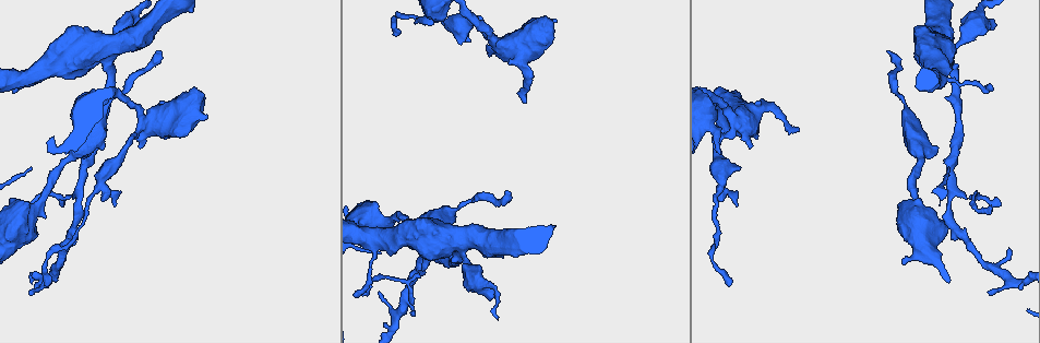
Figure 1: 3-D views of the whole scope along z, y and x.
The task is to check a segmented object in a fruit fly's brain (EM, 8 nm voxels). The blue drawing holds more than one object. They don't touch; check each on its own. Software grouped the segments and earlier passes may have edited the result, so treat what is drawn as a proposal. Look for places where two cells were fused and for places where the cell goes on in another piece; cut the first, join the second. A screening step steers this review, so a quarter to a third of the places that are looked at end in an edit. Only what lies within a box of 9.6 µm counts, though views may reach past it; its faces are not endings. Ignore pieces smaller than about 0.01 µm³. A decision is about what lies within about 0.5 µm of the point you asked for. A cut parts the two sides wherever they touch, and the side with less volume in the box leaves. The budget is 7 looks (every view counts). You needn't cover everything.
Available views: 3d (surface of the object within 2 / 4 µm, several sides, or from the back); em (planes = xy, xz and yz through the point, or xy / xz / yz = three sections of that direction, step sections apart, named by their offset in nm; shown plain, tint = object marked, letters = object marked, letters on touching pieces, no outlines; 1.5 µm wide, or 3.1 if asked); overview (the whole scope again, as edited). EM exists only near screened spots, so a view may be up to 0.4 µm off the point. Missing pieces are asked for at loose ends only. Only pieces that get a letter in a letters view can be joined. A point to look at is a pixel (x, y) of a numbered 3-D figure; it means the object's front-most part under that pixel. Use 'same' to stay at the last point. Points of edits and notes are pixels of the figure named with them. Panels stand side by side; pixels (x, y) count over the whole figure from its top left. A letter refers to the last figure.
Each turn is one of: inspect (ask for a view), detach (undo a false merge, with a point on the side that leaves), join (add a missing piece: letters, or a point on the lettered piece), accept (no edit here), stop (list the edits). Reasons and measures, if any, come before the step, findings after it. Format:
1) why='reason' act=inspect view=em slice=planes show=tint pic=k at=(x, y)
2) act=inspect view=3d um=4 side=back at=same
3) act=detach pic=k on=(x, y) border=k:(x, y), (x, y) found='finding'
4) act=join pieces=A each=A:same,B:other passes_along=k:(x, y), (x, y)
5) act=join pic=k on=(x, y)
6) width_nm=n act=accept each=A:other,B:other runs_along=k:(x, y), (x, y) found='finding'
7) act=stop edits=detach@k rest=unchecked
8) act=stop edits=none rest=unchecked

why='tapers out' act=inspect view=3d um=2 pic=1 at=(361, 295)

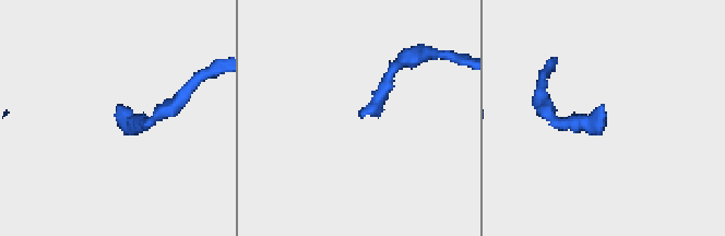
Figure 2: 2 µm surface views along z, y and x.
why='now the EM' act=inspect view=em slice=planes show=letters pic=2 at=(119, 106)

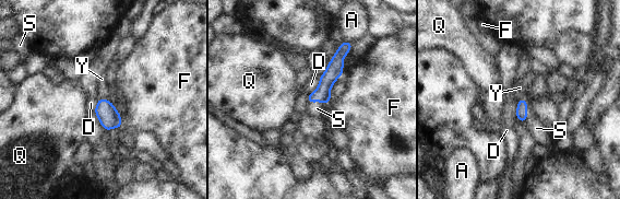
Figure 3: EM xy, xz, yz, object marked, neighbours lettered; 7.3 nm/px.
width_nm=90 act=join pieces=S each=A:other,D:other,F:other,Q:other,S:same,Y:other passes_along=3:(333, 71), (317, 101), (317, 108) found='the cell continues'

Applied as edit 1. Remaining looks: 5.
why='small branch off a trunk' act=inspect view=em slice=planes show=letters pic=1 at=(374, 243)

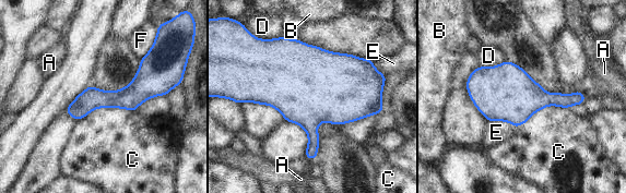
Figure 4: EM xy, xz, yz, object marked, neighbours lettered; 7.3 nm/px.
act=accept each=A:other,B:other,C:other,D:other,E:other,F:other runs_along=4:(164, 87), (69, 110) found='all the same cell'

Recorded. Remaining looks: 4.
why='branch stops here' act=inspect view=em slice=planes show=letters pic=1 at=(798, 131)

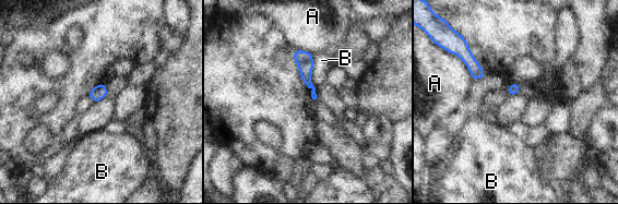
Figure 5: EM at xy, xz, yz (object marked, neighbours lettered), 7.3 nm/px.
act=accept each=A:other,B:other border=5:(311, 55), (311, 84), (315, 87) found='no lettered piece goes on from it'

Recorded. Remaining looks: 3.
act=stop edits=join@3 rest=unchecked

